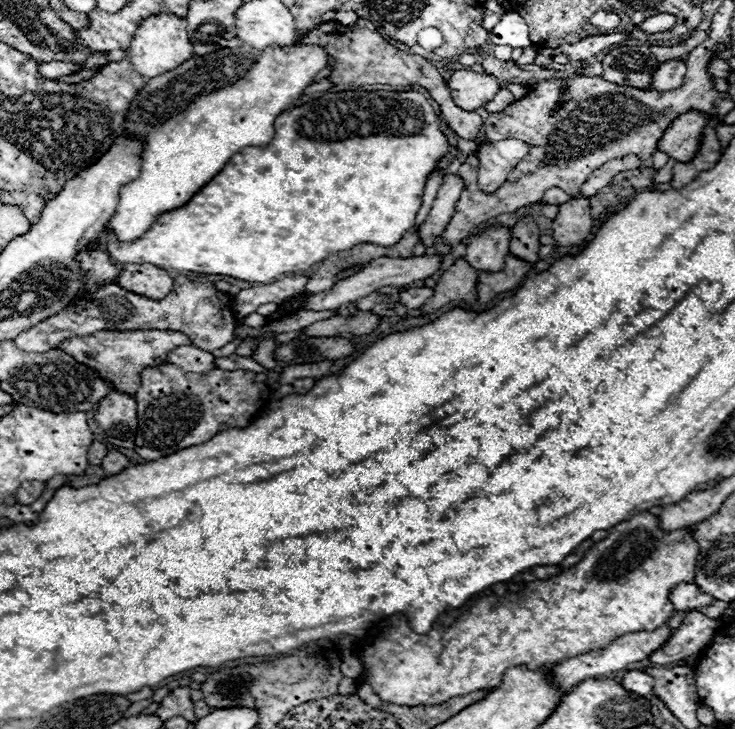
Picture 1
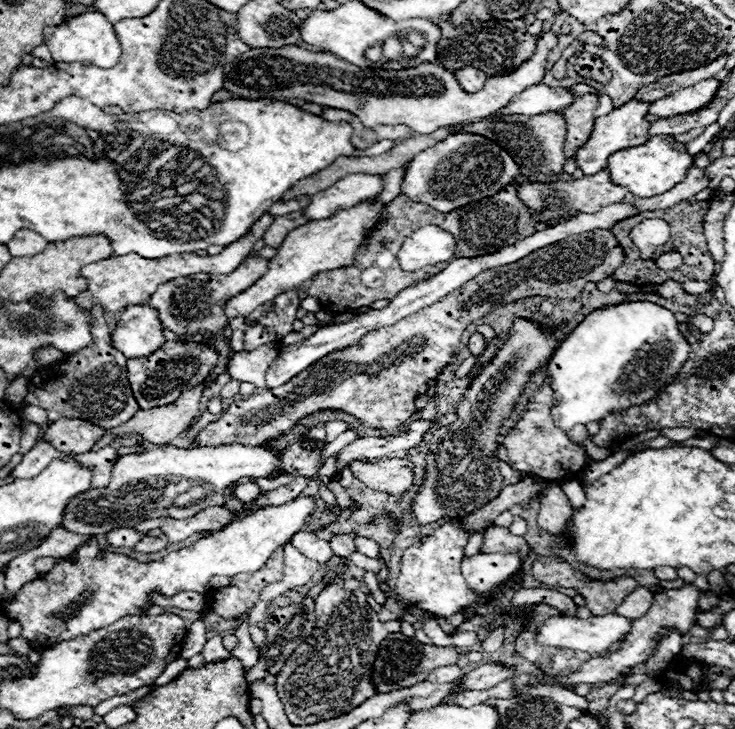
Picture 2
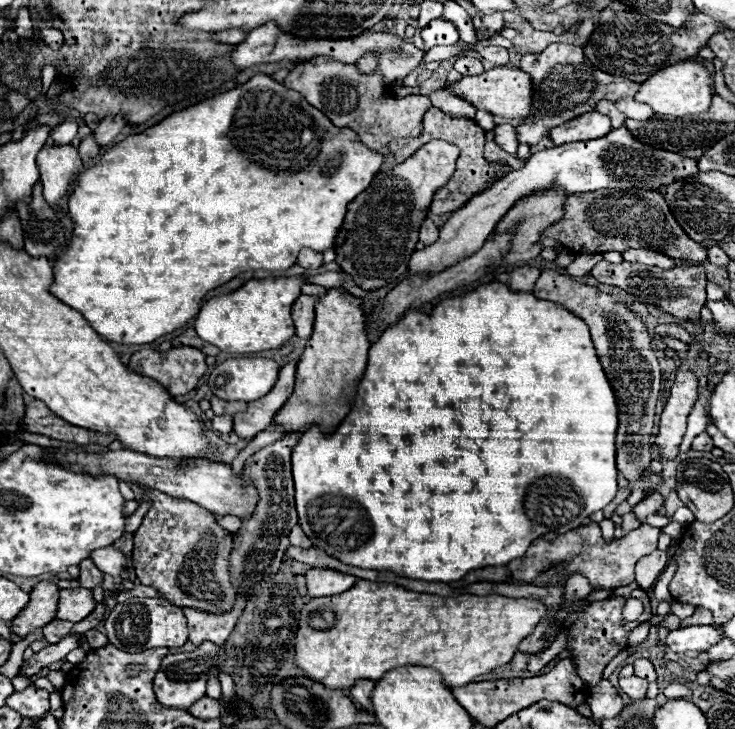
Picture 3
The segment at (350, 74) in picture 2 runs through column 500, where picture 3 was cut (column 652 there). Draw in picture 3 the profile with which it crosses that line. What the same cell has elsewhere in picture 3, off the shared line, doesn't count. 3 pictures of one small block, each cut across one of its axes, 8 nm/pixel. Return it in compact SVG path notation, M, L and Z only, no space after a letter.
M700 58L692 60L680 60L678 64L672 64L670 68L662 68L662 72L656 72L650 76L650 80L640 84L640 90L636 92L634 100L650 104L656 114L666 116L688 116L688 114L700 114L706 112L712 100L712 74L700 64Z

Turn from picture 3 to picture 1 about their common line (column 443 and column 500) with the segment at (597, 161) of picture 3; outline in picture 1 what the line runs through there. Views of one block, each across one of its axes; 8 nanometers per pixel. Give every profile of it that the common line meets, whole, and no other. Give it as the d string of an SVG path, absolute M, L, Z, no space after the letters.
M492 226L468 238L464 258L478 272L498 272L504 266L508 244L510 244L510 230L504 226Z

